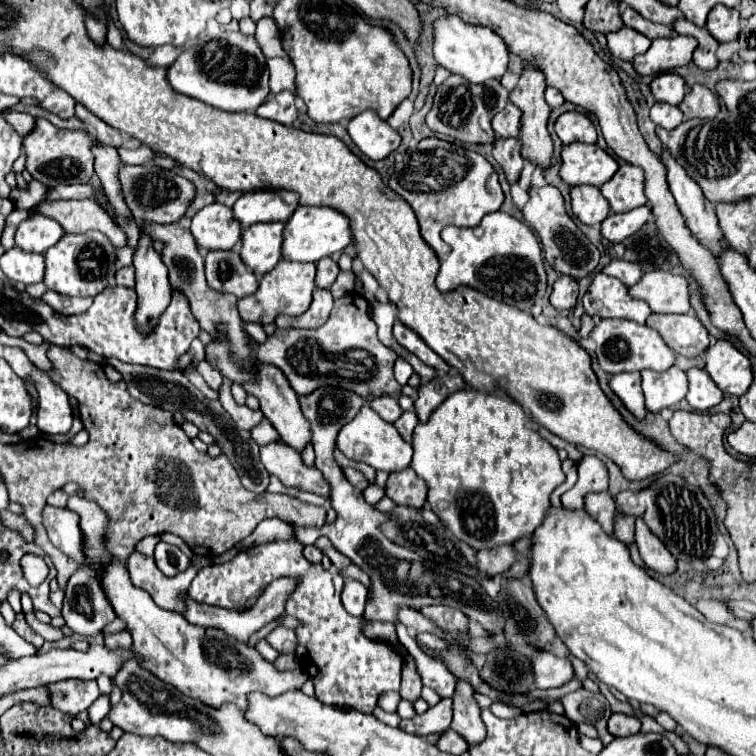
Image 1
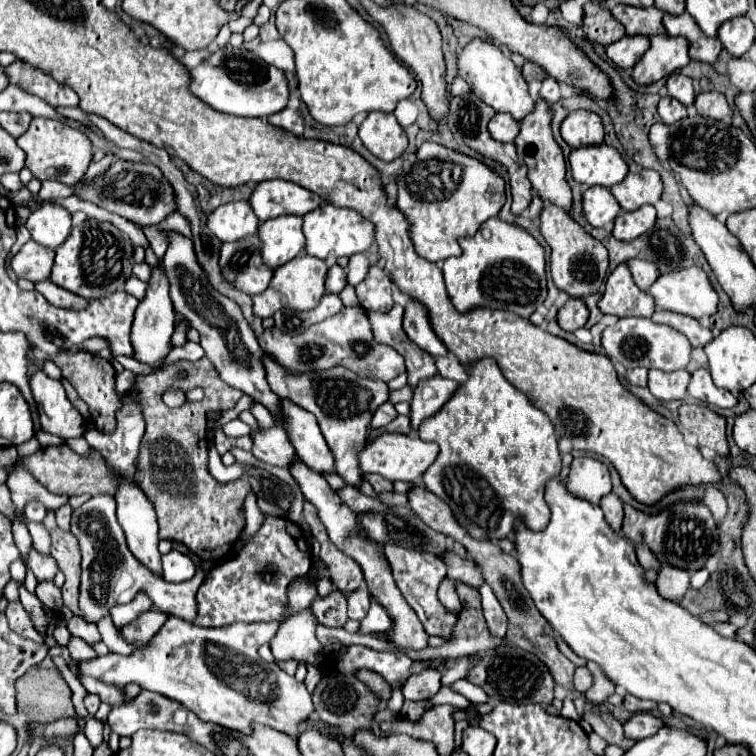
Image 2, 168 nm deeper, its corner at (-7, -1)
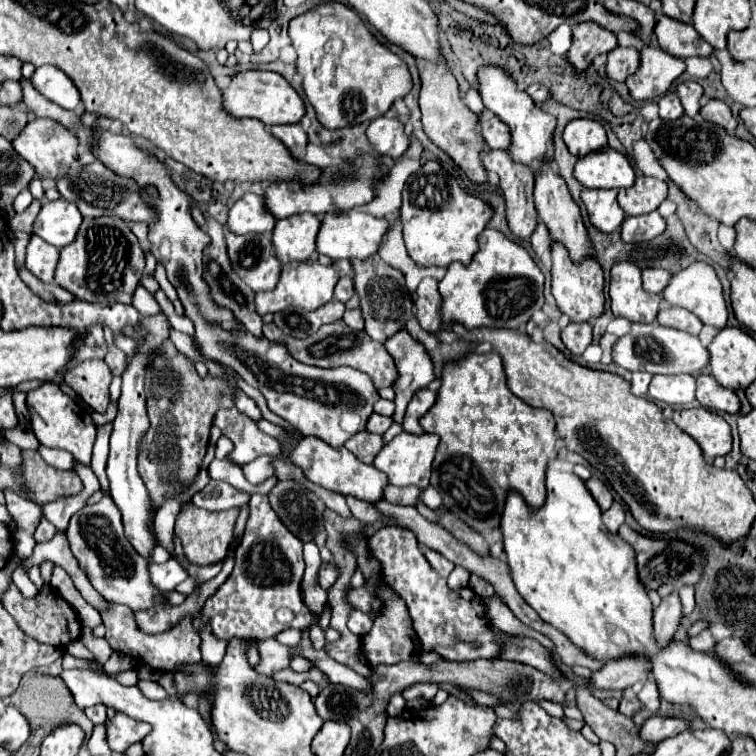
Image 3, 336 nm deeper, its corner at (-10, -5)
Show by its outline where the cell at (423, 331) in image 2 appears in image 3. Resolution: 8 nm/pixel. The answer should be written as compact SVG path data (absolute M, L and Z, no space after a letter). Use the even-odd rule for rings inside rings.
M426 277L416 289L418 299L416 299L416 317L422 329L428 333L438 333L440 331L440 295L438 295L438 279Z

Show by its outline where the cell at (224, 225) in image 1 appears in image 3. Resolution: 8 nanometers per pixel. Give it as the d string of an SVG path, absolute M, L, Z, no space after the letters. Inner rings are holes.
M246 193L242 199L238 199L230 213L226 229L236 235L246 233L270 233L276 225L276 217L268 213L268 207L264 205L264 197Z

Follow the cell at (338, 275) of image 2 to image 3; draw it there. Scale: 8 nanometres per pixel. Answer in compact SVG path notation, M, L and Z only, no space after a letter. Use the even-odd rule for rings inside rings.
M342 277L334 289L334 297L342 303L346 303L354 295L354 283L350 277Z

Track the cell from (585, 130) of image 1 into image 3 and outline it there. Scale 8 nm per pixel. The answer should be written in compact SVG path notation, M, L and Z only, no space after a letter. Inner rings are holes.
M574 119L564 129L564 143L572 155L586 157L606 147L606 129L592 119Z

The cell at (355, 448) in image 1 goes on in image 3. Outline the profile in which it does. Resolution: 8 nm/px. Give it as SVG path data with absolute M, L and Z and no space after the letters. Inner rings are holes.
M402 431L382 447L382 451L374 459L374 467L388 475L390 485L398 485L396 481L408 481L400 485L416 485L420 489L426 489L430 485L436 447L438 437L432 433L412 435Z

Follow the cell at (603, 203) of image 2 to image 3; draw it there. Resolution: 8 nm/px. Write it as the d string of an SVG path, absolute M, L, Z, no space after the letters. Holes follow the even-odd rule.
M584 189L580 195L582 203L586 205L590 223L602 233L612 233L626 217L616 201L616 195L616 189Z

